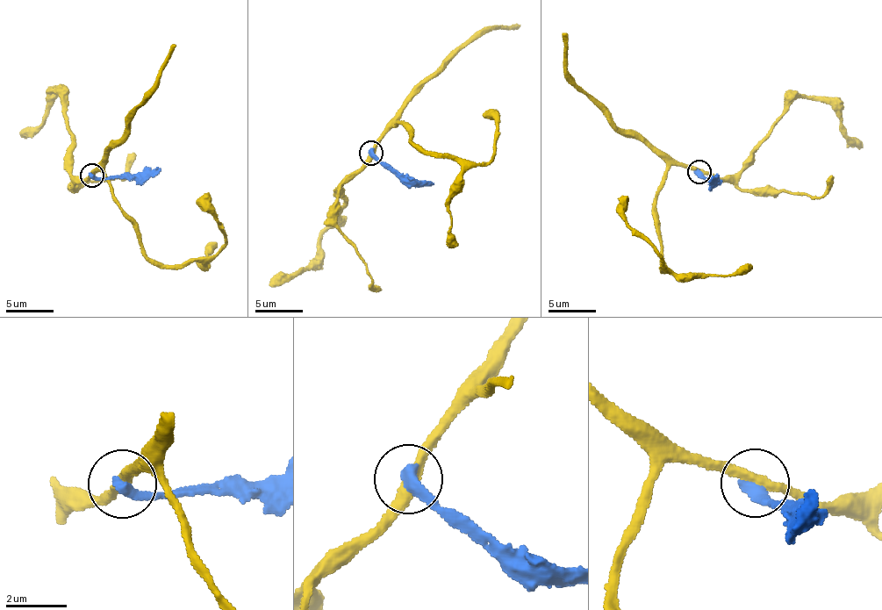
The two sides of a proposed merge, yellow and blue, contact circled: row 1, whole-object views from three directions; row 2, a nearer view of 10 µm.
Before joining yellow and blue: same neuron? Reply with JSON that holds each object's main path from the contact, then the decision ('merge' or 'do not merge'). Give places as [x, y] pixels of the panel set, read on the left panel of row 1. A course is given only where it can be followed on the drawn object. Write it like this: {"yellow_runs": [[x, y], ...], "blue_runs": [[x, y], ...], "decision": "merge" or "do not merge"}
{"yellow_runs": [[91, 175], [102, 169], [132, 224], [140, 250], [166, 266], [184, 267], [212, 256], [225, 241], [204, 194]], "blue_runs": [[90, 175], [153, 176], [161, 168]], "decision": "do not merge"}

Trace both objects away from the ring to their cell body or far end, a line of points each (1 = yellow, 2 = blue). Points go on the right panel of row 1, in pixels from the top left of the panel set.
1: (701, 172), (673, 164), (658, 190), (655, 215), (664, 269), (660, 271), (663, 266), (631, 226), (620, 196)
2: (699, 172), (713, 182), (710, 183), (713, 178)

